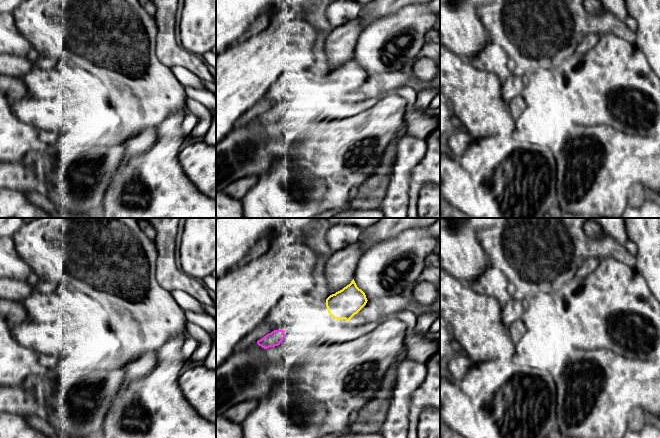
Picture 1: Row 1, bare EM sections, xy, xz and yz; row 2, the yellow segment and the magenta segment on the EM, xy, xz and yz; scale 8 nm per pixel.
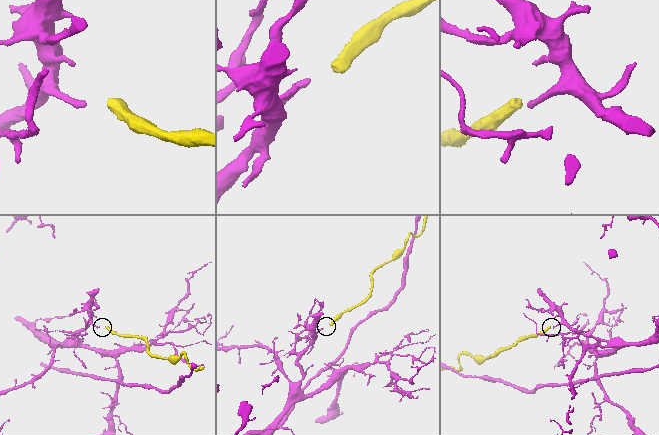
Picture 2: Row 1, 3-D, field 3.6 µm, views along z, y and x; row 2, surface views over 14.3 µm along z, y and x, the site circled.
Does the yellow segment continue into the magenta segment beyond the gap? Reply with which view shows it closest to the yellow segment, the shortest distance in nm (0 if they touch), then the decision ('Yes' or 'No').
Closest in xz. Distance 400 nm. No

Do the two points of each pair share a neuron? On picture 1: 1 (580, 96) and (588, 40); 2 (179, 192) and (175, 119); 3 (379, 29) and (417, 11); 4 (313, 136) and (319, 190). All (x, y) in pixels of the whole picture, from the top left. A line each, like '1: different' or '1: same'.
1: different
2: same
3: same
4: different

